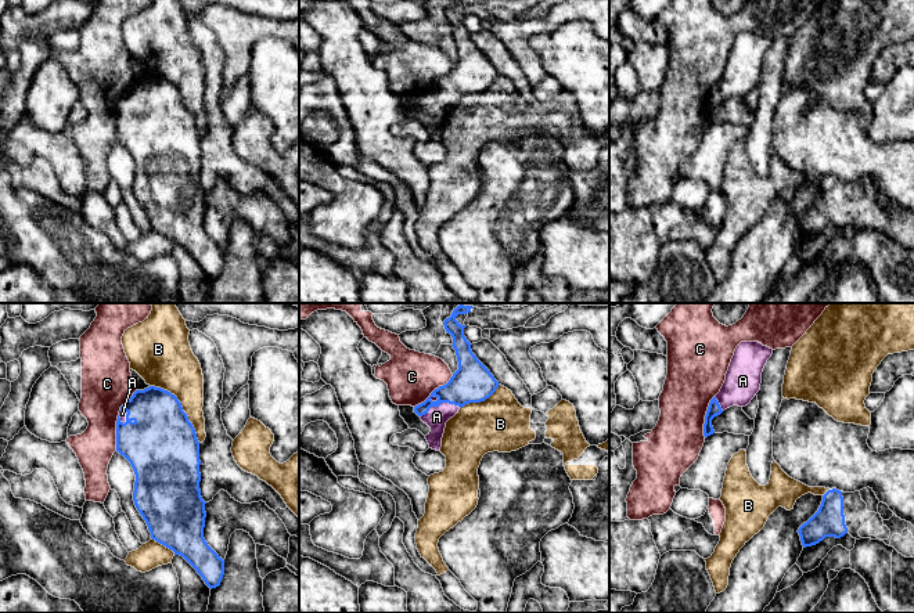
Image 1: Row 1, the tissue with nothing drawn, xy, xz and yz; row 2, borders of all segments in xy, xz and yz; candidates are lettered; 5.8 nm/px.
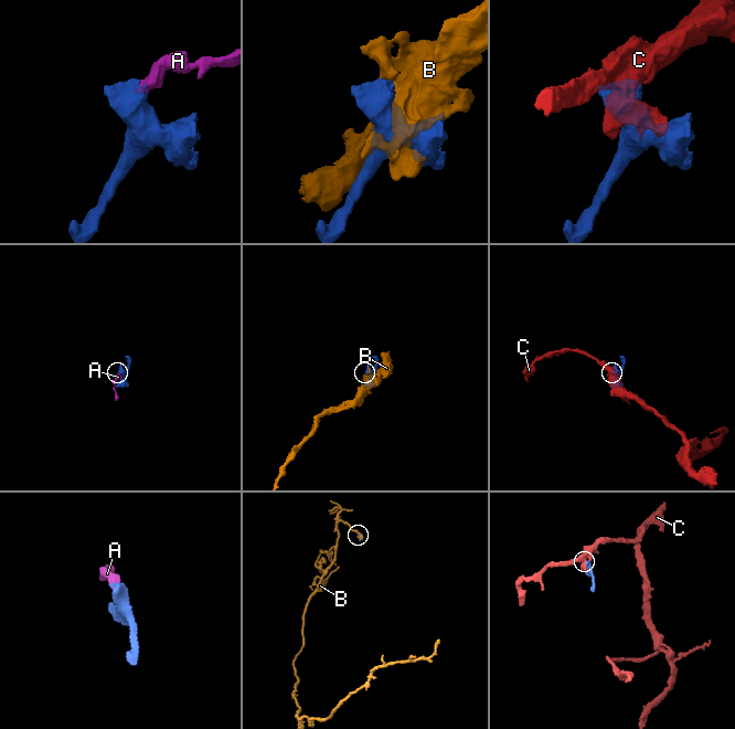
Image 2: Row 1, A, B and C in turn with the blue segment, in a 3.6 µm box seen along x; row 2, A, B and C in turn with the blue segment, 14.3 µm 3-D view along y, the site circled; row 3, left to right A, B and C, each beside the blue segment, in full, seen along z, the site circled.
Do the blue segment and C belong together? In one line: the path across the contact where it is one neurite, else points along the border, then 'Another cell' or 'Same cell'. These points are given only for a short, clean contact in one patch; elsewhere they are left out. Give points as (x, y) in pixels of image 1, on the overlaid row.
Another cell

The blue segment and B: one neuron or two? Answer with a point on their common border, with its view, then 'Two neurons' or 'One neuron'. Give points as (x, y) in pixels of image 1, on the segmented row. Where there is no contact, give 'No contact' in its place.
Touches blue at xy (182, 407). Two neurons

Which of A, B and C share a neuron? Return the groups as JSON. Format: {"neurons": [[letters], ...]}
{"neurons": [["A"], ["B"], ["C"]]}

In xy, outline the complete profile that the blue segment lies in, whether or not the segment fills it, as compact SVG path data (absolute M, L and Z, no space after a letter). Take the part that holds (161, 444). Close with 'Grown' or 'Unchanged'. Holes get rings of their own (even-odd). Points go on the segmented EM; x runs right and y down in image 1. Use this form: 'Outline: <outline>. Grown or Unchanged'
Outline: M155 386L136 390L118 415L116 451L134 470L133 501L151 538L183 556L210 589L219 587L224 560L204 538L206 502L199 490L199 441L177 397Z. Grown

